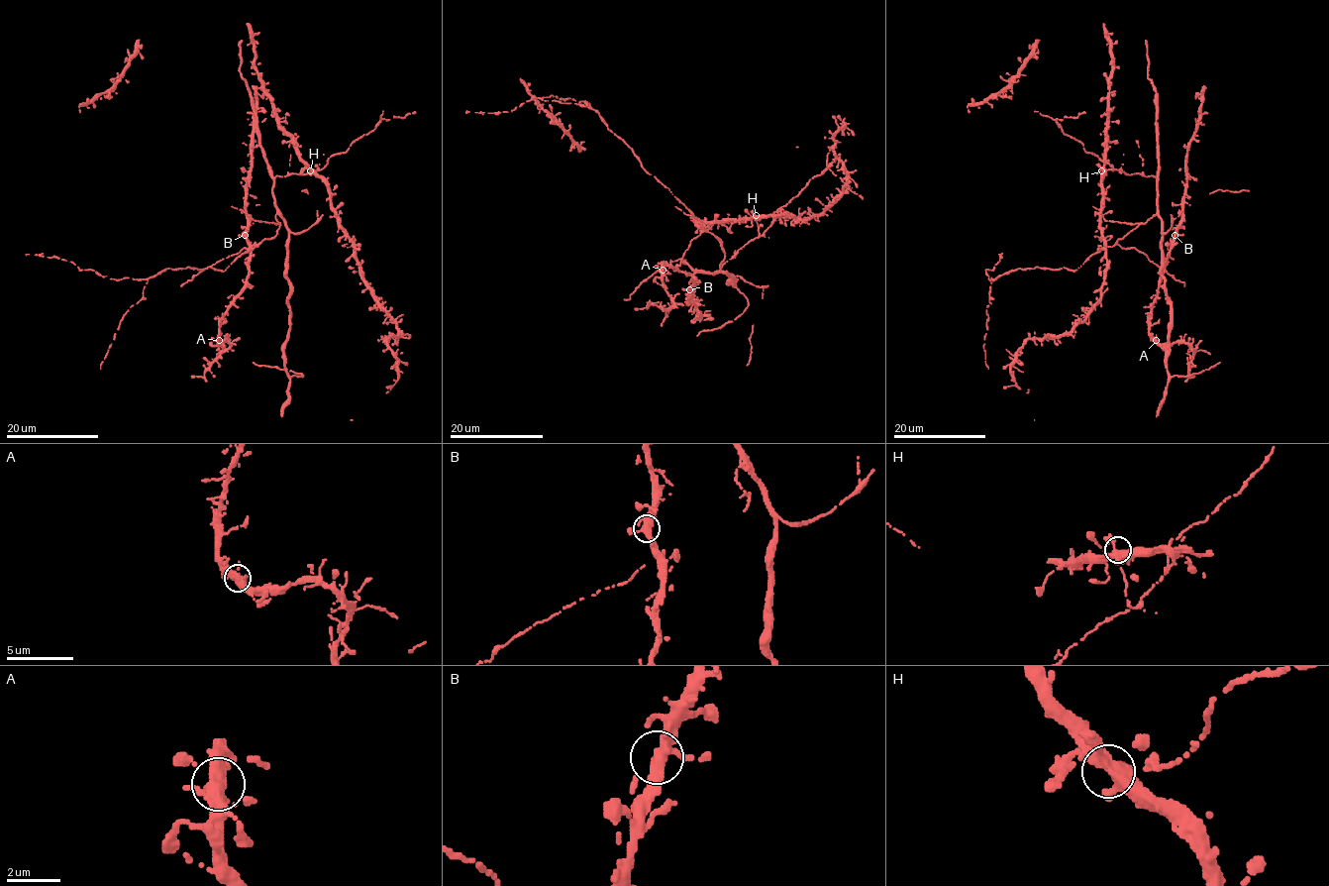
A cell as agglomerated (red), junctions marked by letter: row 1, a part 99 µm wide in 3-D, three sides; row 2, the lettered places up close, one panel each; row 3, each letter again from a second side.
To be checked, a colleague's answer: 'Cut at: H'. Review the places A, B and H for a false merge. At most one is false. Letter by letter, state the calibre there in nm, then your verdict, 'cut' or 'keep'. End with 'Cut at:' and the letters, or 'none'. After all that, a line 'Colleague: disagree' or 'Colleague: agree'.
A: 440 nm thick; keep
B: 420 nm thick; keep
H: 400 nm thick; keep
Cut at: none
Colleague: disagree

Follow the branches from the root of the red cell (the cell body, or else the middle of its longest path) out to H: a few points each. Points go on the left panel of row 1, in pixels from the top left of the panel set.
H: (286, 174), (305, 174), (314, 170), (310, 170)

